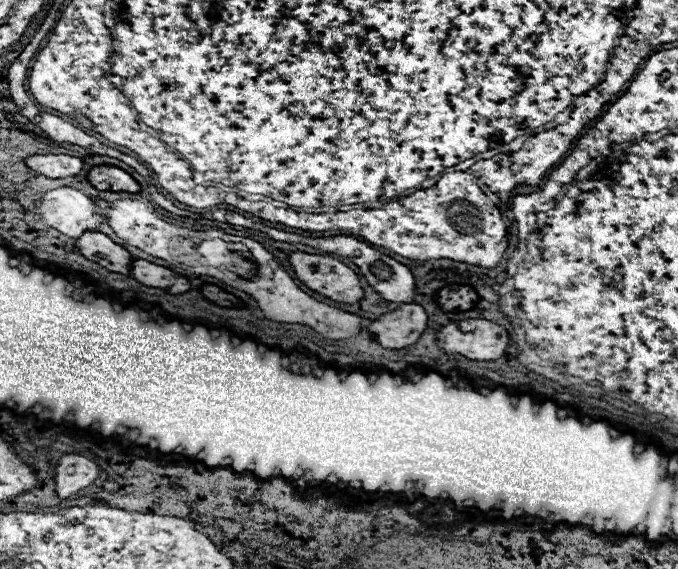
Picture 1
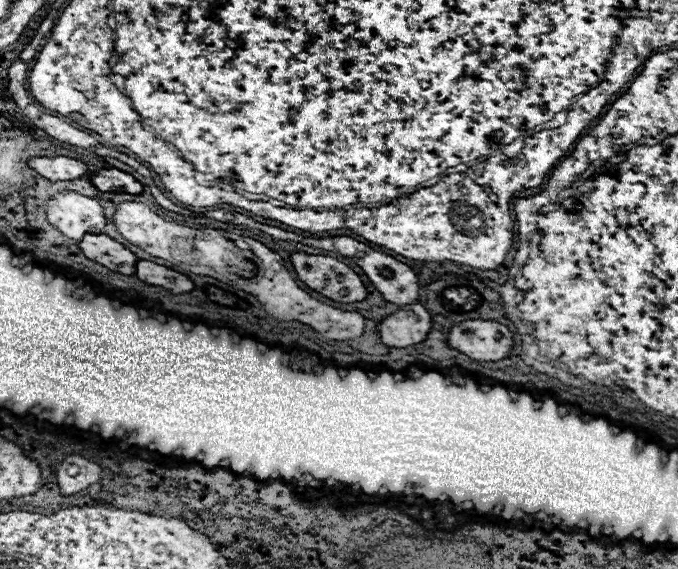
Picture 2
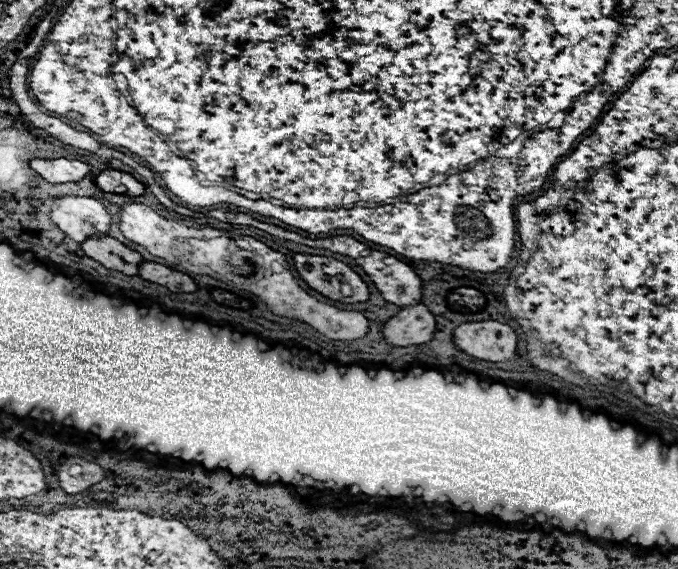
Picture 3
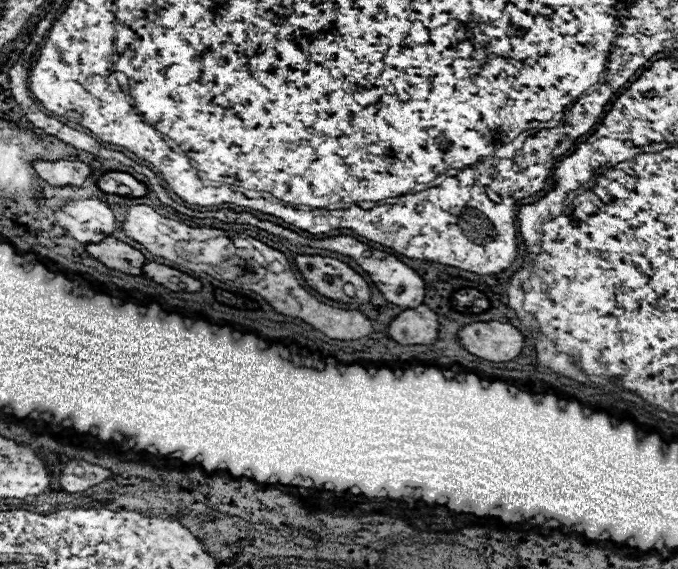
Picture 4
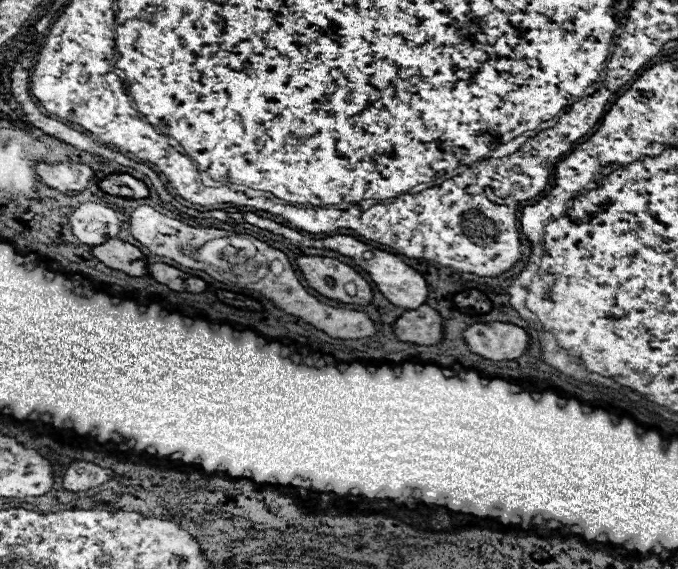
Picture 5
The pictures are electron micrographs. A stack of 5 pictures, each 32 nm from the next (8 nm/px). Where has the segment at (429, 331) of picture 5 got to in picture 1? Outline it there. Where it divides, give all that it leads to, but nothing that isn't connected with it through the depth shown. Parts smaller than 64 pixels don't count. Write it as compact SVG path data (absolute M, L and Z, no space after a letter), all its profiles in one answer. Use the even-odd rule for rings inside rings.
M404 304L394 312L388 312L374 320L370 332L376 334L380 346L388 350L400 350L416 344L428 328L428 314L420 304Z

